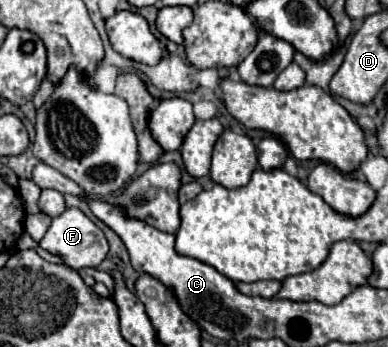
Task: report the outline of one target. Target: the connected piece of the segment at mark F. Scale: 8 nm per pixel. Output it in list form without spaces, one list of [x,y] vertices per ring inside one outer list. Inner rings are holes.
[[[66,208],[58,218],[52,220],[48,226],[44,238],[38,242],[44,250],[48,250],[54,256],[60,256],[62,262],[74,270],[82,268],[96,268],[108,254],[108,242],[104,232],[78,208]]]

